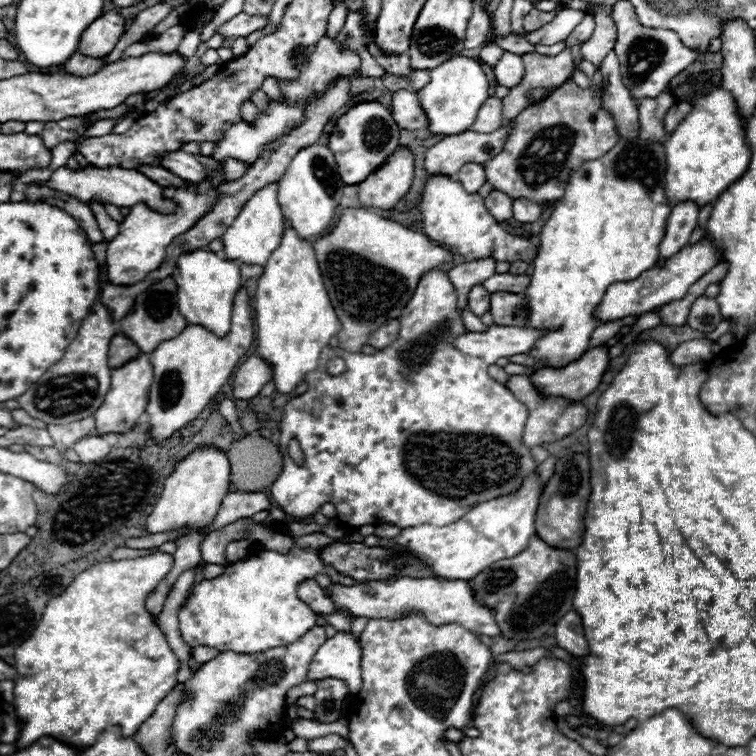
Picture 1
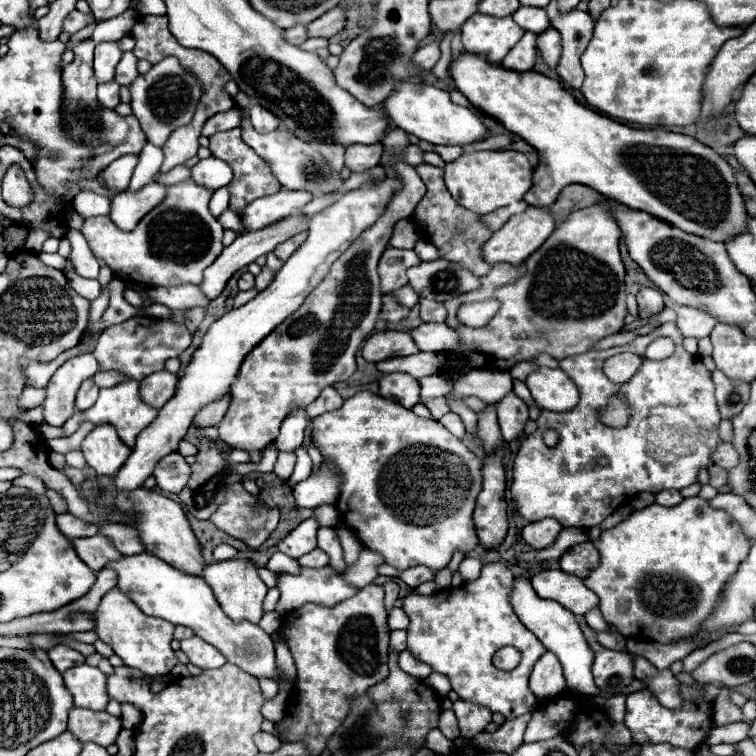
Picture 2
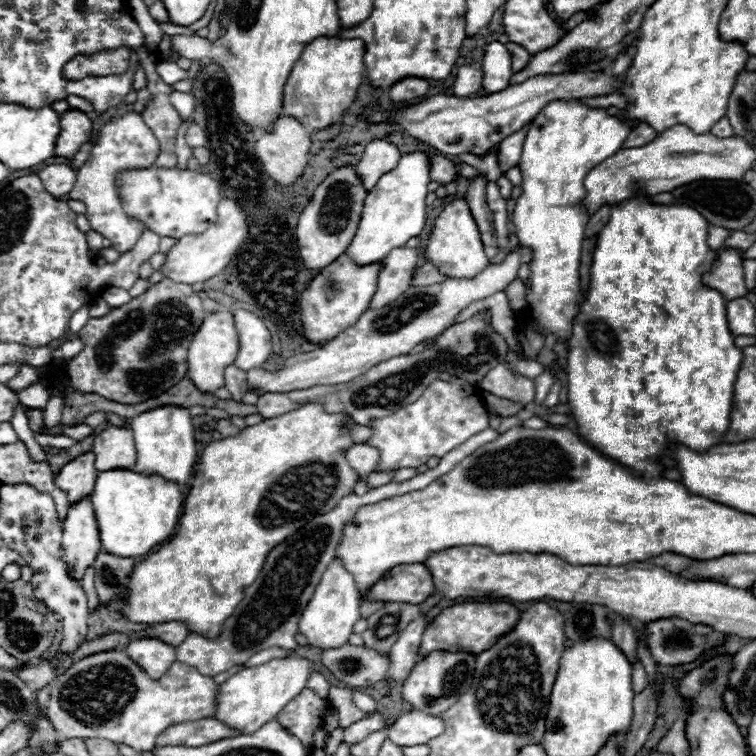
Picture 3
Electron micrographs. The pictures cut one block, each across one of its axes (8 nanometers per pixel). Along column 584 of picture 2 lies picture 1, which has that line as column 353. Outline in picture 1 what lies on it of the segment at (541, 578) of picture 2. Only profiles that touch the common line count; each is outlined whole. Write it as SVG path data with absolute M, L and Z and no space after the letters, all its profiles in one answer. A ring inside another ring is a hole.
M398 578L390 582L358 582L356 586L332 586L328 596L336 608L348 608L354 616L364 618L402 618L408 612L422 612L434 626L460 624L474 634L498 636L500 630L492 618L492 610L474 602L474 594L464 580L438 578Z

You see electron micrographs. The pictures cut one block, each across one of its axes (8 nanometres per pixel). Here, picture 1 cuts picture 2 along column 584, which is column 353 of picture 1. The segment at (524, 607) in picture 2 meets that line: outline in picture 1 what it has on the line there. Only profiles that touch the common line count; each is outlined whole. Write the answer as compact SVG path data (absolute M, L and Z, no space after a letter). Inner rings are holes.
M336 634L328 638L320 650L314 654L314 660L308 668L308 680L318 682L324 678L344 678L348 682L350 694L360 692L360 644L352 638L352 634Z

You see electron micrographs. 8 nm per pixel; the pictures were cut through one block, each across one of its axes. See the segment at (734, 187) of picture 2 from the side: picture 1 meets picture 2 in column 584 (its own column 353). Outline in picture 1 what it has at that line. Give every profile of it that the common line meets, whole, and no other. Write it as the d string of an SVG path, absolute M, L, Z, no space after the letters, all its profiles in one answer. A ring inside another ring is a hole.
M362 102L350 108L344 116L338 118L328 148L332 154L336 154L336 162L340 166L340 176L344 178L344 184L360 184L364 182L378 166L382 166L390 154L398 148L400 128L396 122L392 122L392 114L388 108L384 108L380 102Z

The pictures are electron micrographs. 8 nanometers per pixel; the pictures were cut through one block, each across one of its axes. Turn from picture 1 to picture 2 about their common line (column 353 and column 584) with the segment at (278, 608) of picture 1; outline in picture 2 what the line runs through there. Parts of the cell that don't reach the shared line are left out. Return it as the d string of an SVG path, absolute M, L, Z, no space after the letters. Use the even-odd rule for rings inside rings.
M684 498L678 506L674 508L664 508L664 506L658 506L658 504L652 504L648 508L642 508L642 510L636 510L628 520L622 520L620 524L616 524L614 528L610 530L604 530L600 534L598 540L594 540L594 546L598 548L600 552L600 566L596 570L592 570L592 574L584 580L584 584L594 592L598 594L600 598L600 610L604 614L604 620L614 624L620 634L624 634L626 638L630 636L648 636L650 640L654 642L662 642L662 644L670 644L672 638L680 638L682 634L688 636L692 634L694 630L700 628L700 624L708 618L708 614L714 610L716 602L720 600L720 594L726 586L726 580L738 570L738 564L748 556L748 550L750 550L750 544L748 540L744 538L744 534L740 532L740 526L736 522L732 522L732 518L724 512L724 510L714 510L708 506L708 500L702 500L702 498Z

